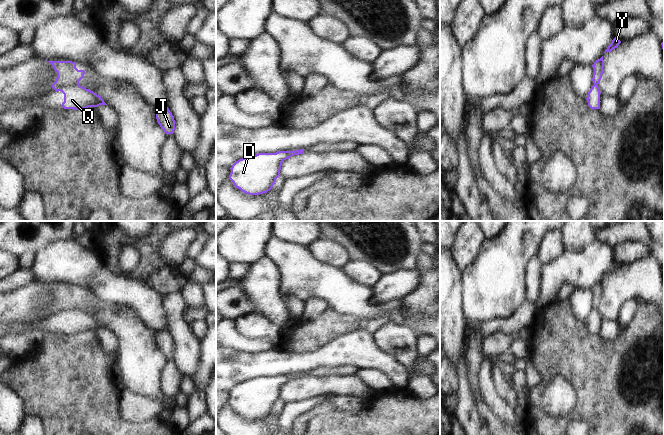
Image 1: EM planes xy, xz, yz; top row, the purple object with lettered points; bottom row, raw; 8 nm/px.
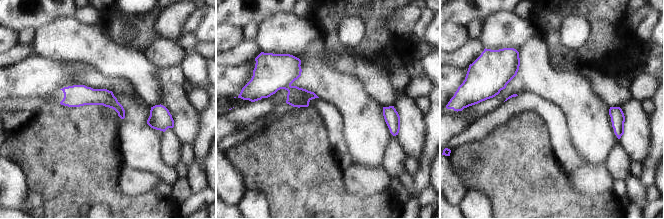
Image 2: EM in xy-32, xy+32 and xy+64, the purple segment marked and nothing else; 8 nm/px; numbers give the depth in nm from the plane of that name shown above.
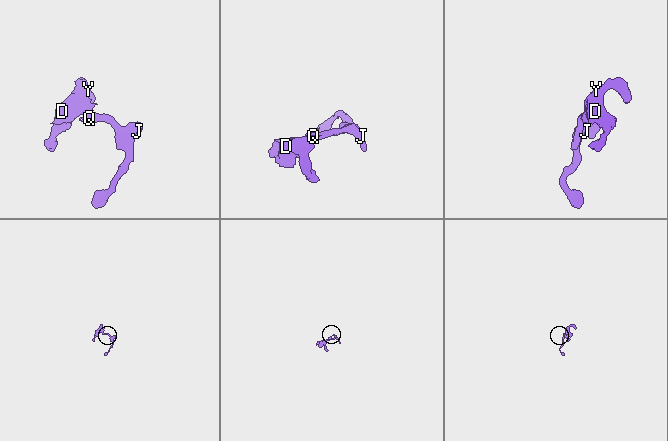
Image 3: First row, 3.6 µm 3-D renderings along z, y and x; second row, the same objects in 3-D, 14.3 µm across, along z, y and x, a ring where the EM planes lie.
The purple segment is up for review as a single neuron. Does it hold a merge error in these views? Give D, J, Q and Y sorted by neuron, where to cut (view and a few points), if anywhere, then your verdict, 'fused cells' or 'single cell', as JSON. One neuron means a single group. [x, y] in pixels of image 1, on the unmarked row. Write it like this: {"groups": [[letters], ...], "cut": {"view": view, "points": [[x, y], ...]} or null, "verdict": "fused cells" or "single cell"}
{"groups": [["D", "Y"], ["J", "Q"]], "cut": {"view": "xy", "points": [[78, 307], [55, 314]]}, "verdict": "fused cells"}

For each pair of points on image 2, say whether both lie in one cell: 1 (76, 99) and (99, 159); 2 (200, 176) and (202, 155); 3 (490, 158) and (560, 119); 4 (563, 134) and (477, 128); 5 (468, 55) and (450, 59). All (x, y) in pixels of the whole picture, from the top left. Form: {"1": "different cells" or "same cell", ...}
{"1": "different cells", "2": "same cell", "3": "different cells", "4": "same cell", "5": "same cell"}

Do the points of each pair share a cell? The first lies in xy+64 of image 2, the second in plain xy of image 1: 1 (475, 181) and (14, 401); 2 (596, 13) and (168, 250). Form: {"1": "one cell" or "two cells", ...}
{"1": "two cells", "2": "two cells"}

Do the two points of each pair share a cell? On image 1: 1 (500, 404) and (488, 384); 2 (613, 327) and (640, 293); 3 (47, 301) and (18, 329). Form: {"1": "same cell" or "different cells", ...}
{"1": "same cell", "2": "different cells", "3": "different cells"}

